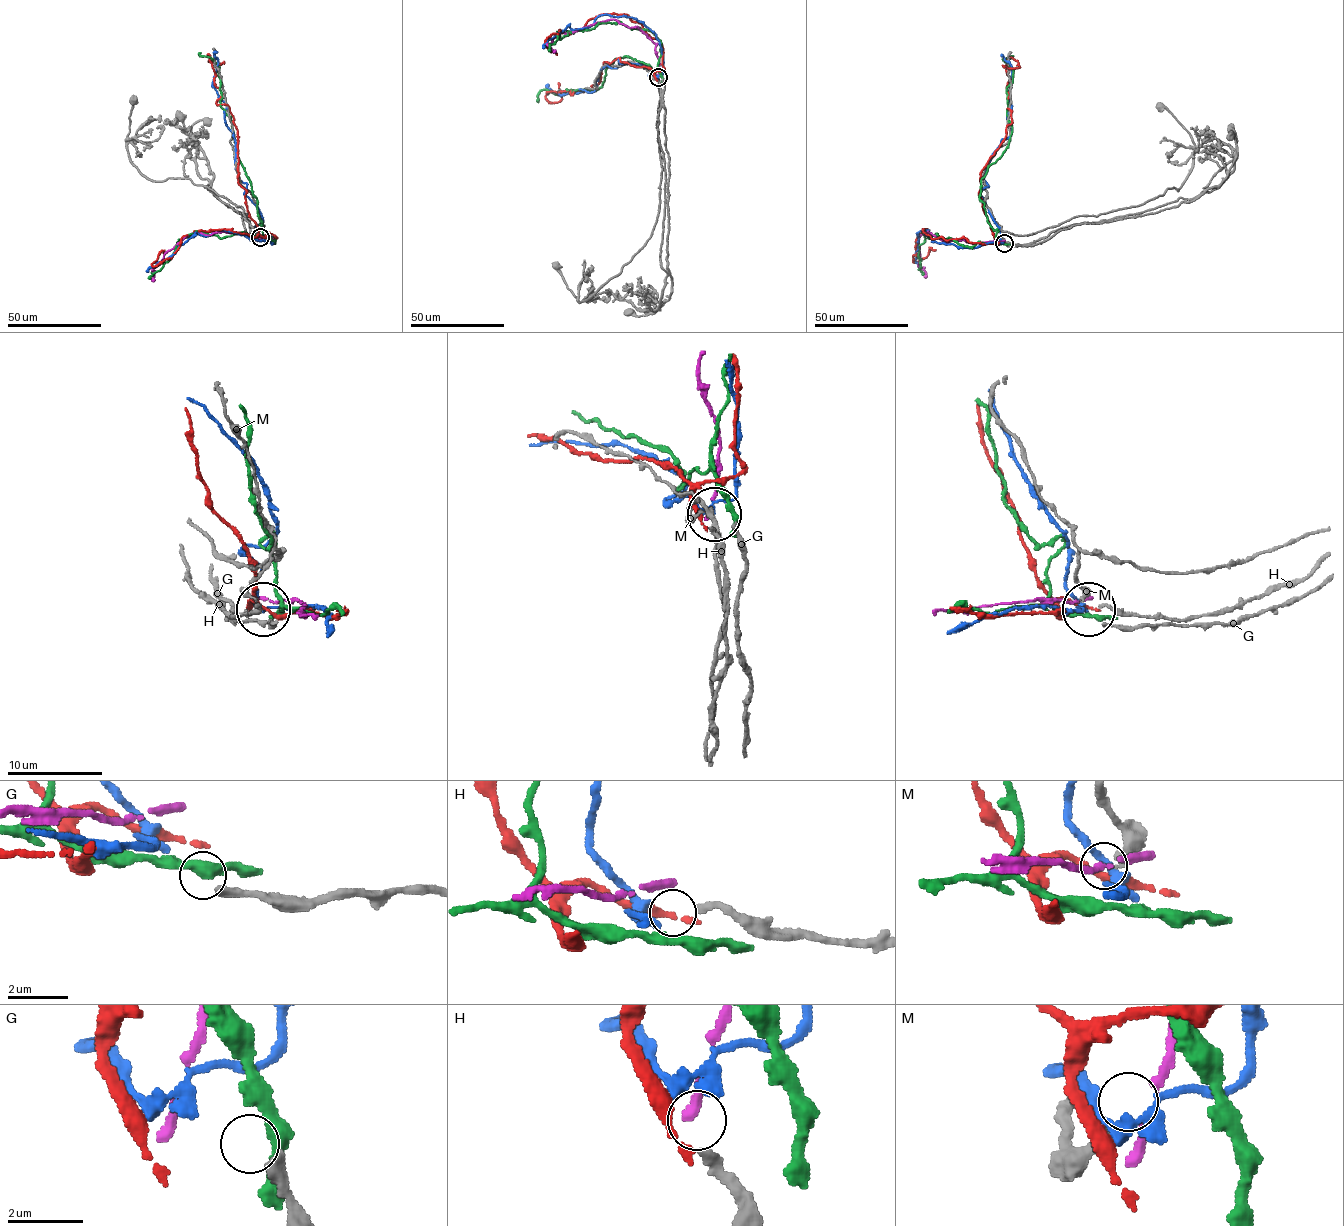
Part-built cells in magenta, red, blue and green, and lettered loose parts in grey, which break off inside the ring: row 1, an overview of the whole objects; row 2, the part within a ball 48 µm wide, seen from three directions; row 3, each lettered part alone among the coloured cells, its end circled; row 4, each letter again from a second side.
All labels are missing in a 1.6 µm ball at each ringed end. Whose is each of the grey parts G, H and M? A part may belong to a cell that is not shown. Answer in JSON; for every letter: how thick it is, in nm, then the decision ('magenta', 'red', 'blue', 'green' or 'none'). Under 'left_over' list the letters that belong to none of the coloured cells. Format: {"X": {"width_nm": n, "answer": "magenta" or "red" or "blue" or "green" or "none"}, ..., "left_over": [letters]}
{"G": {"width_nm": 360, "answer": "none"}, "H": {"width_nm": 260, "answer": "blue"}, "M": {"width_nm": 280, "answer": "none"}, "left_over": ["G", "M"]}

